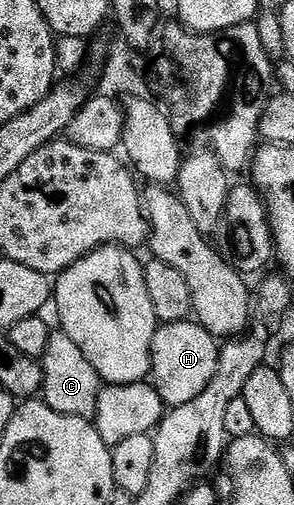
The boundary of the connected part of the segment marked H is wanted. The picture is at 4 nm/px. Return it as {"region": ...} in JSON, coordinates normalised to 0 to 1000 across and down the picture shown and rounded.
{"region":[[[660,634],[575,636],[544,642],[520,663],[514,689],[510,760],[524,762],[534,782],[548,782],[558,804],[592,806],[670,790],[711,750],[738,737],[752,683],[735,667]]]}

